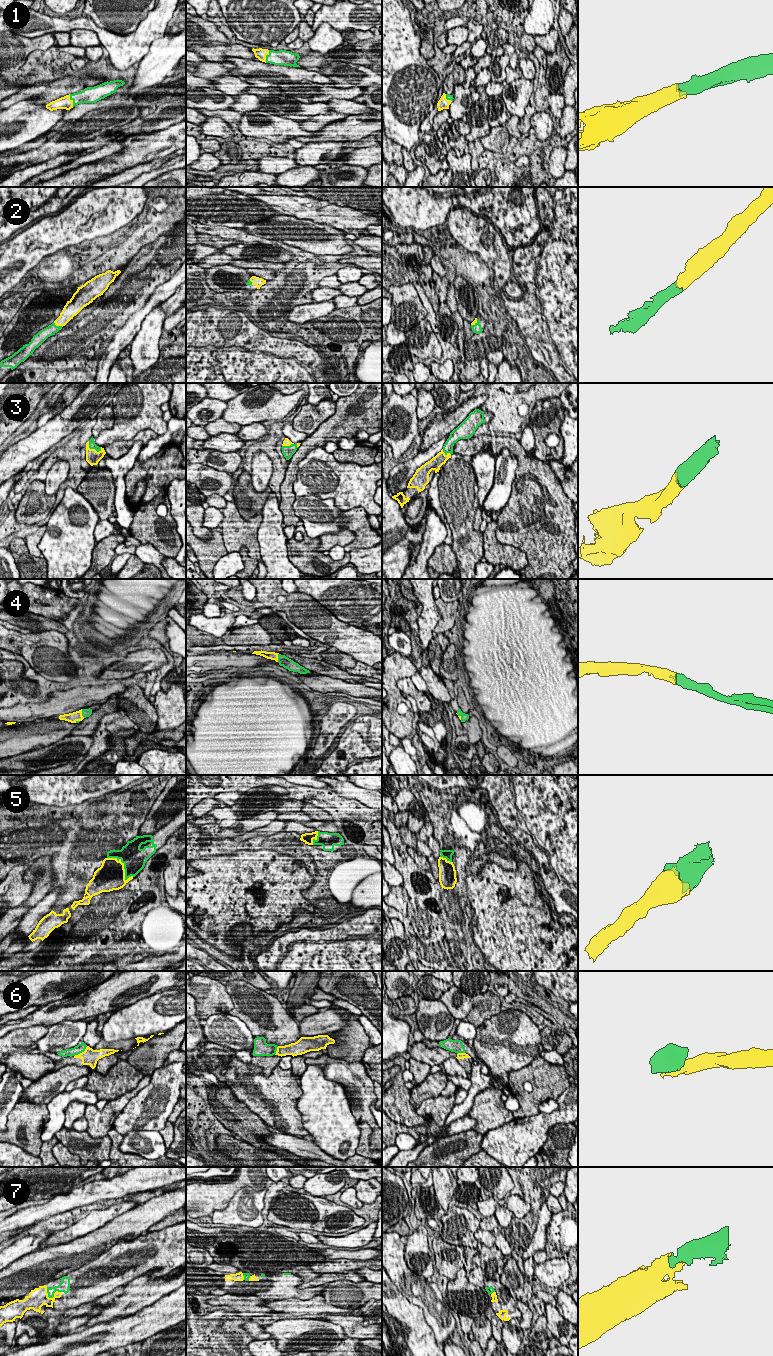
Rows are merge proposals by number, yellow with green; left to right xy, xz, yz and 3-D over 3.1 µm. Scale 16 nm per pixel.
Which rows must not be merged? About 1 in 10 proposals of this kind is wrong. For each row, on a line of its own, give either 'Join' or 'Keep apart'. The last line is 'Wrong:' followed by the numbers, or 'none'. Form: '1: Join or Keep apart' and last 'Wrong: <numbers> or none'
1: Join
2: Join
3: Join
4: Join
5: Join
6: Keep apart
7: Join
Wrong: 6

